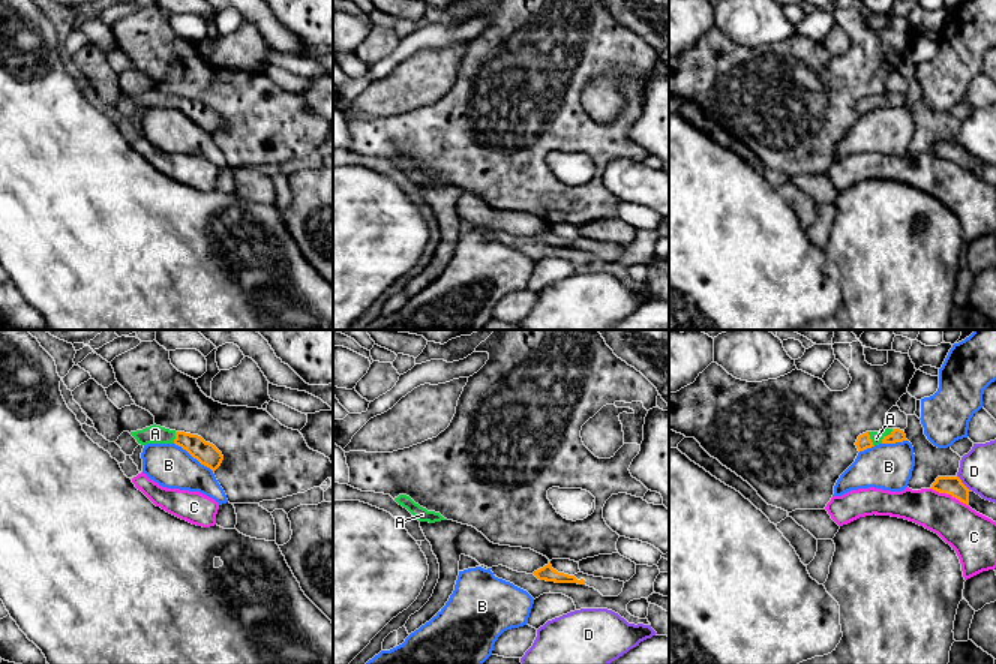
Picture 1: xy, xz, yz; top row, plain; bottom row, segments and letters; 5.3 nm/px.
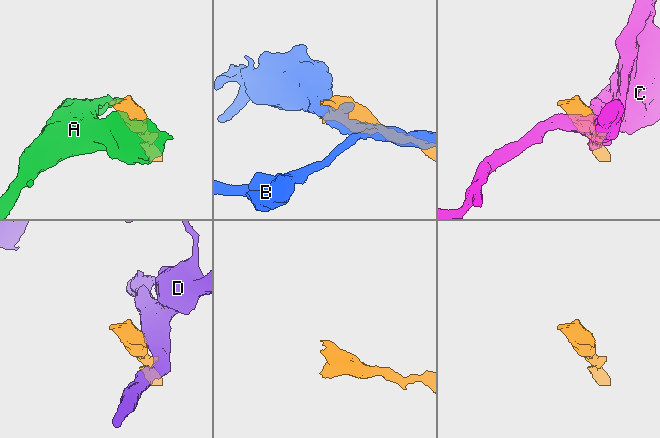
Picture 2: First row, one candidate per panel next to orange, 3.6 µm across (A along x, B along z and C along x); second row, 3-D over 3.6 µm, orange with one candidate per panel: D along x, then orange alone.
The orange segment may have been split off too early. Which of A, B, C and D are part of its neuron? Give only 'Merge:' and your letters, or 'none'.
Merge: A

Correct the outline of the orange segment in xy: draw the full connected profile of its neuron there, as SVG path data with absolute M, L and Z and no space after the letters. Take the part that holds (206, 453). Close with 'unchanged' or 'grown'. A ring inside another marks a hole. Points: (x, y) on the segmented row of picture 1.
M150 426L142 430L130 432L138 444L176 444L186 450L201 465L210 468L213 472L220 466L224 456L210 442L206 442L198 435L170 430L160 426Z; grown

